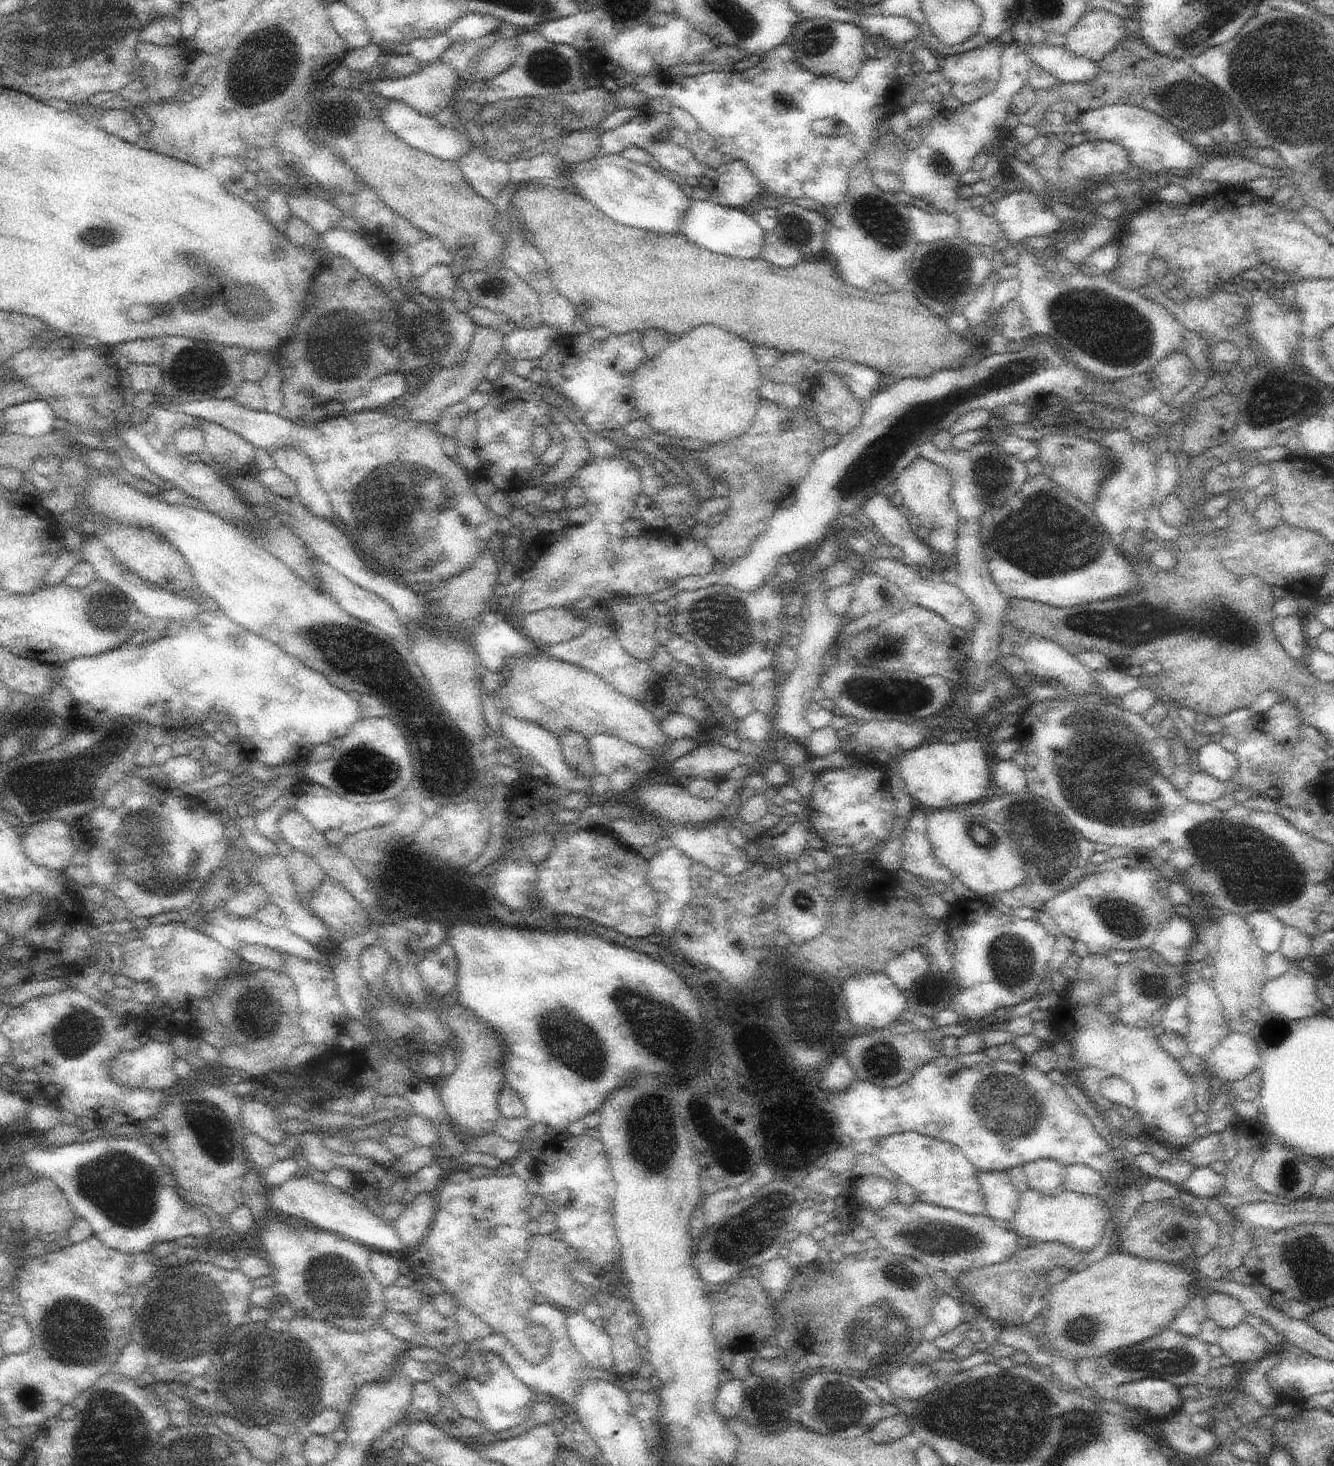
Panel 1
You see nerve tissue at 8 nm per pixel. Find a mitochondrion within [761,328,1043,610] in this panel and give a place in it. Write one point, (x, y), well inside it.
(878, 455)

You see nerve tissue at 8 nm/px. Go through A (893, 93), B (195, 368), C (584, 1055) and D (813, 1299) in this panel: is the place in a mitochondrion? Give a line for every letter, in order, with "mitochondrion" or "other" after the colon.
A: other
B: mitochondrion
C: mitochondrion
D: other

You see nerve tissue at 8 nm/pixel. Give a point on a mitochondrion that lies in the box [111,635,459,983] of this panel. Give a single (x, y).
(159, 859)

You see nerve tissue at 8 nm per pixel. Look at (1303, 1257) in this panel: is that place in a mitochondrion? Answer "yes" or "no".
yes

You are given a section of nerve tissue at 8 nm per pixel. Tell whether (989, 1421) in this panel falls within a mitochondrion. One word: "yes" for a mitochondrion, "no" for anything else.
yes

